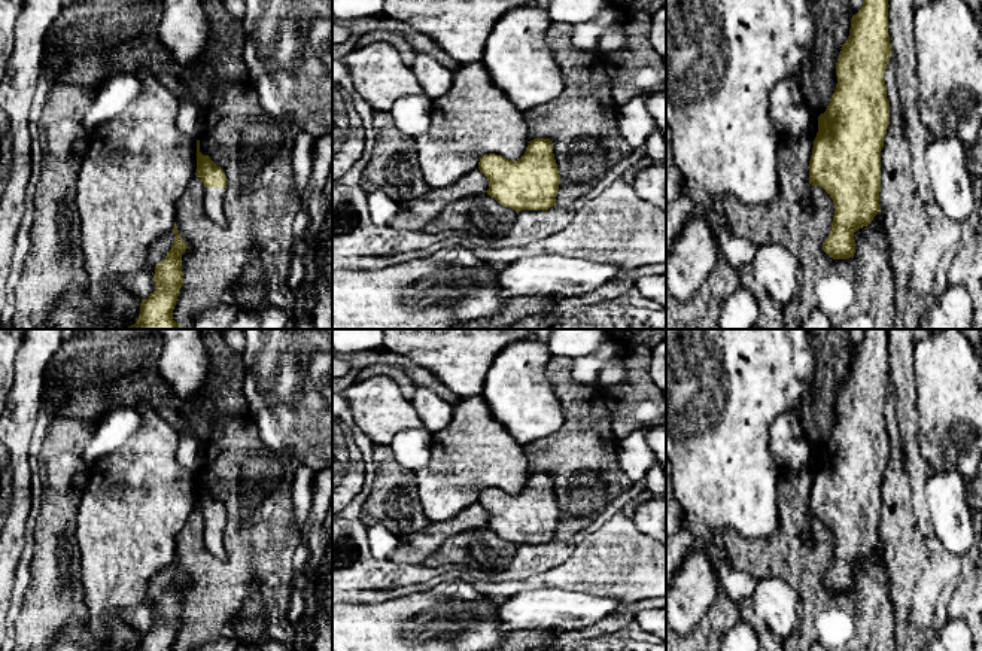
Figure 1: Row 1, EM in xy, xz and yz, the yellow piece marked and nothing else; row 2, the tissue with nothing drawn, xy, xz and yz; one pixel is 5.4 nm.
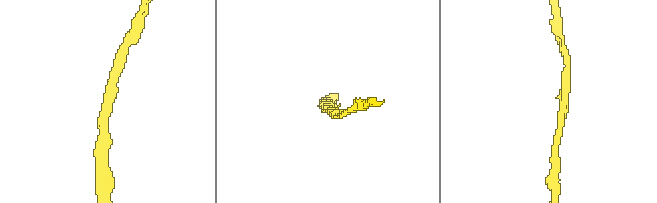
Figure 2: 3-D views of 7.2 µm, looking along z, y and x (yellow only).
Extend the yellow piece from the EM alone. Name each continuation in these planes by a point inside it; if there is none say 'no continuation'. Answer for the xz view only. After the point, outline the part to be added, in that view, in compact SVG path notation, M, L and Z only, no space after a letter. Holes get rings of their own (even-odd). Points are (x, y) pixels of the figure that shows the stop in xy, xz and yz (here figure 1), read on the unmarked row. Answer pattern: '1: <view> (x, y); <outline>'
no continuation

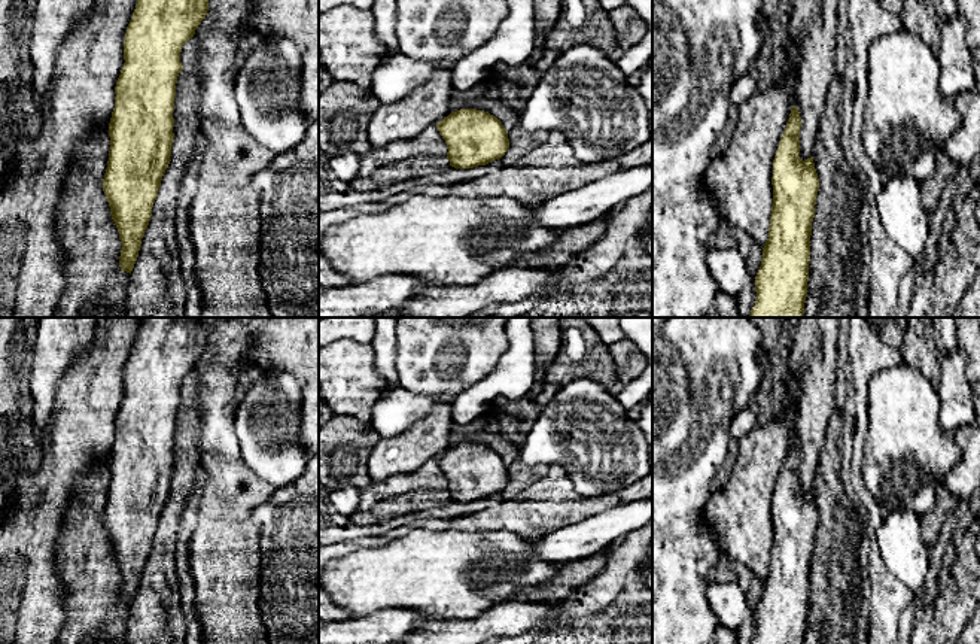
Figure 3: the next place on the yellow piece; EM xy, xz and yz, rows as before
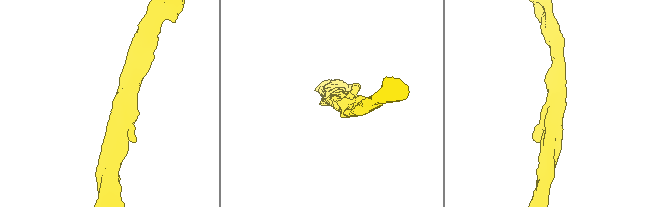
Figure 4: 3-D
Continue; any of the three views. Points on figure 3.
no continuation

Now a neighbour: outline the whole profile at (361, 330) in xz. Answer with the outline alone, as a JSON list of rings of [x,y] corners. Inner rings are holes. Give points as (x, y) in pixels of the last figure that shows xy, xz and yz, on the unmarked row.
[[[320,318],[319,347],[347,338],[368,344],[375,335],[375,318]]]

